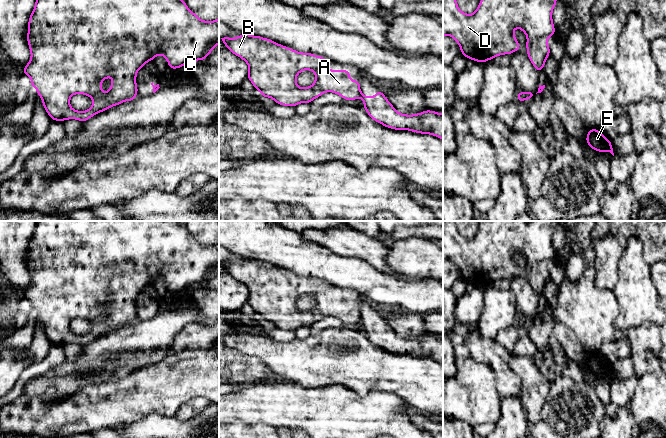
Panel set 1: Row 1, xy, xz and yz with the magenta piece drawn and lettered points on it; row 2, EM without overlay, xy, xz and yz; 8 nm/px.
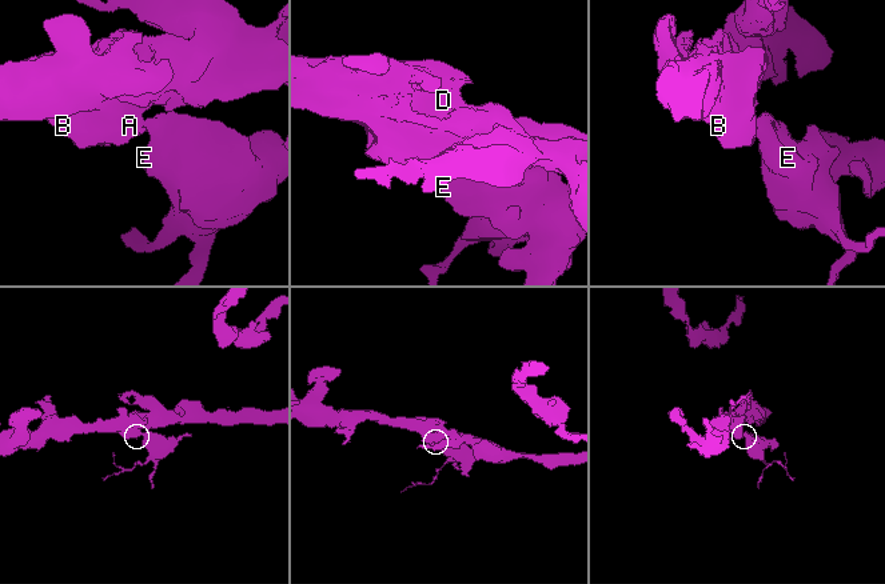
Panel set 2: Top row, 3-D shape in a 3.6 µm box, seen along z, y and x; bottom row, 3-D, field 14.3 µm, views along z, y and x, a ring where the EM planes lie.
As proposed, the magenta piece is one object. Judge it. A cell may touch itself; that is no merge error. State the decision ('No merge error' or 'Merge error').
Merge error

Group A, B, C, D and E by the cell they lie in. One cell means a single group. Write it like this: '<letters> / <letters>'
A B C D / E

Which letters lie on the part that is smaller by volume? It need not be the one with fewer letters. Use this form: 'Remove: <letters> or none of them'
Remove: E

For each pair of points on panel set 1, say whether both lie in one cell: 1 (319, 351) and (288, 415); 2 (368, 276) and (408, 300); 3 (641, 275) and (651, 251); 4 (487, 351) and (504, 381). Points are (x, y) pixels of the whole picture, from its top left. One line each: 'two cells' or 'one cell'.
1: two cells
2: one cell
3: two cells
4: one cell

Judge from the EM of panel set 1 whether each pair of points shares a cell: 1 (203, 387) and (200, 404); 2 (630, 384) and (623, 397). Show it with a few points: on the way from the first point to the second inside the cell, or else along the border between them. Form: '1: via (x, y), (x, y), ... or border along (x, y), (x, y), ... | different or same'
1: border along (208, 399), (193, 397), (180, 405) | different
2: via (627, 387), (623, 394) | same

